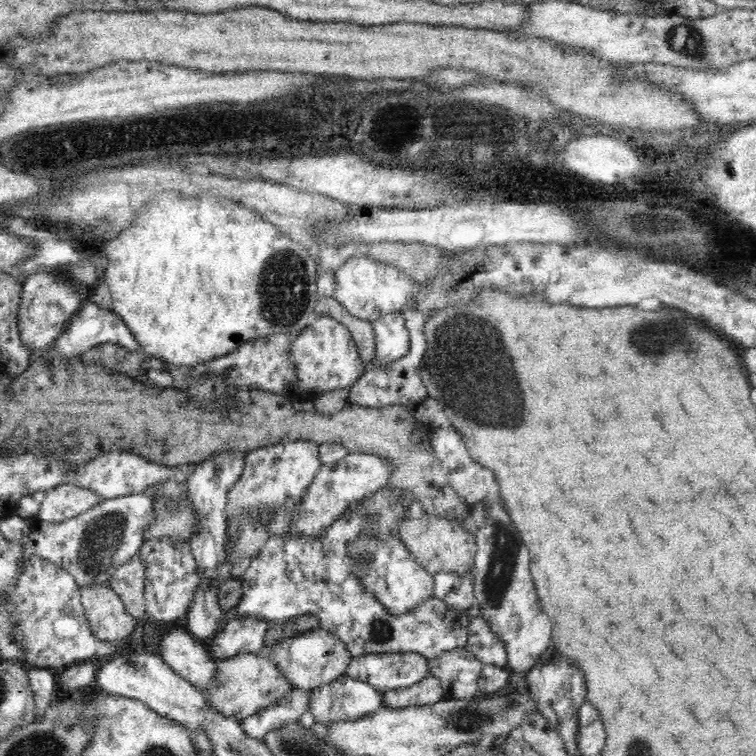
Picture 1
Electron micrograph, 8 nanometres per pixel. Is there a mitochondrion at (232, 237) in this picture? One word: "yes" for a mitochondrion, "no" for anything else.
no

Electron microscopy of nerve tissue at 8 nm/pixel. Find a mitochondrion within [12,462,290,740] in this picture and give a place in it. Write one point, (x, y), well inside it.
(103, 539)

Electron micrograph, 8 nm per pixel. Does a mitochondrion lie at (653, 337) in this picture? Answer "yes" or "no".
yes

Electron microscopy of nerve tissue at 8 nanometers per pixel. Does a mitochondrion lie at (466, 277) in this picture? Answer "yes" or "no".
no

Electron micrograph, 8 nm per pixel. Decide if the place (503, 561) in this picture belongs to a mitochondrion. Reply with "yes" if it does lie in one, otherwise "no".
yes

